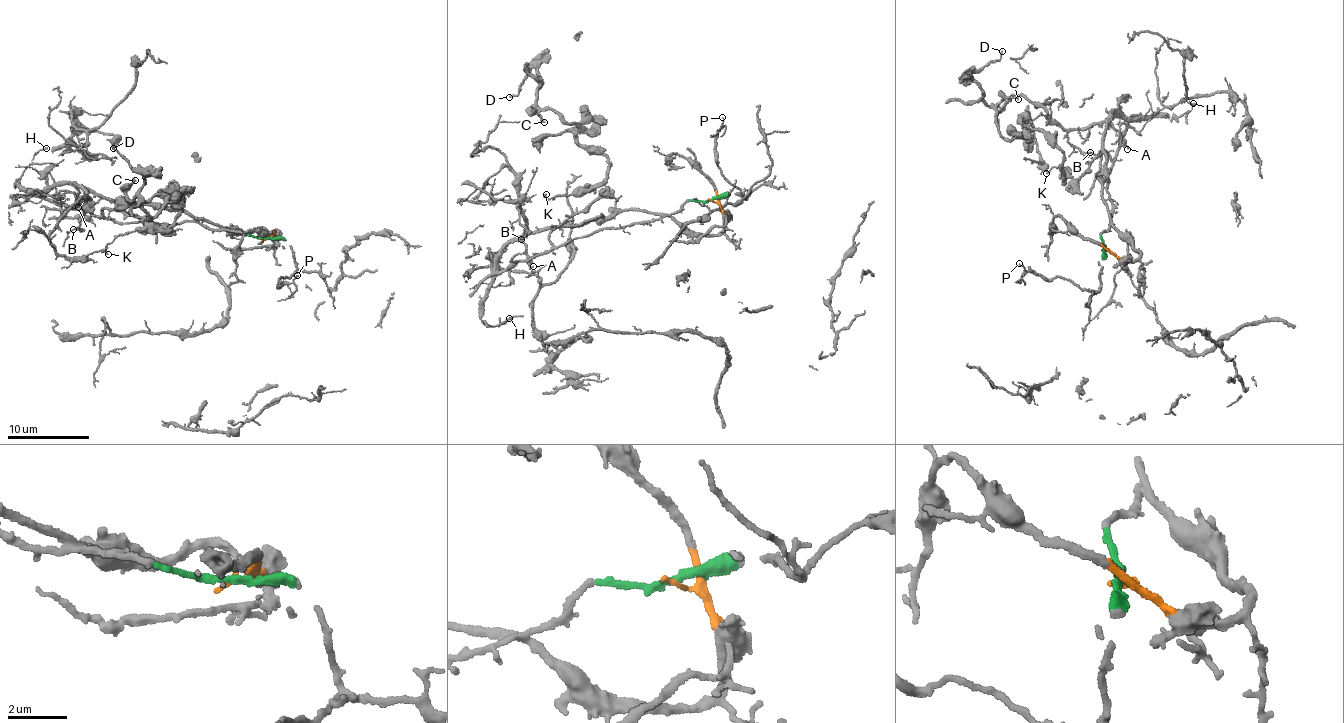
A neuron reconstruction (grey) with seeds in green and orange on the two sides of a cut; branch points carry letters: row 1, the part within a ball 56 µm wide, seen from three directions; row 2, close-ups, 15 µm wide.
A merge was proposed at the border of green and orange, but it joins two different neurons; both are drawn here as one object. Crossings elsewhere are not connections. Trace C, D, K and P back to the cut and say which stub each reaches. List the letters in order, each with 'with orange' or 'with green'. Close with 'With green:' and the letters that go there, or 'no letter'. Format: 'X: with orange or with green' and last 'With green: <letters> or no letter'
C: with green
D: with green
K: with green
P: with green
With green: C, D, K, P

